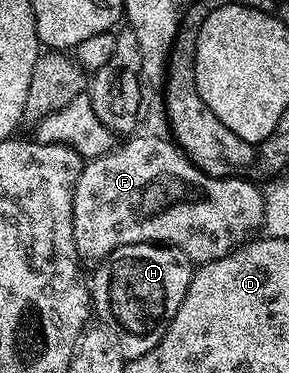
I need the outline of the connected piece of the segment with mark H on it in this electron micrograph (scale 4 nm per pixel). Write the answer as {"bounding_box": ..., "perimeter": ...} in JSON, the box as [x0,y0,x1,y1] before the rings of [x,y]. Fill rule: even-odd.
{"bounding_box":[91,243,195,357],"perimeter":[[[135,243],[111,251],[91,277],[91,309],[102,326],[112,333],[122,357],[147,355],[163,339],[169,324],[187,295],[195,269],[189,256],[172,245]]]}

